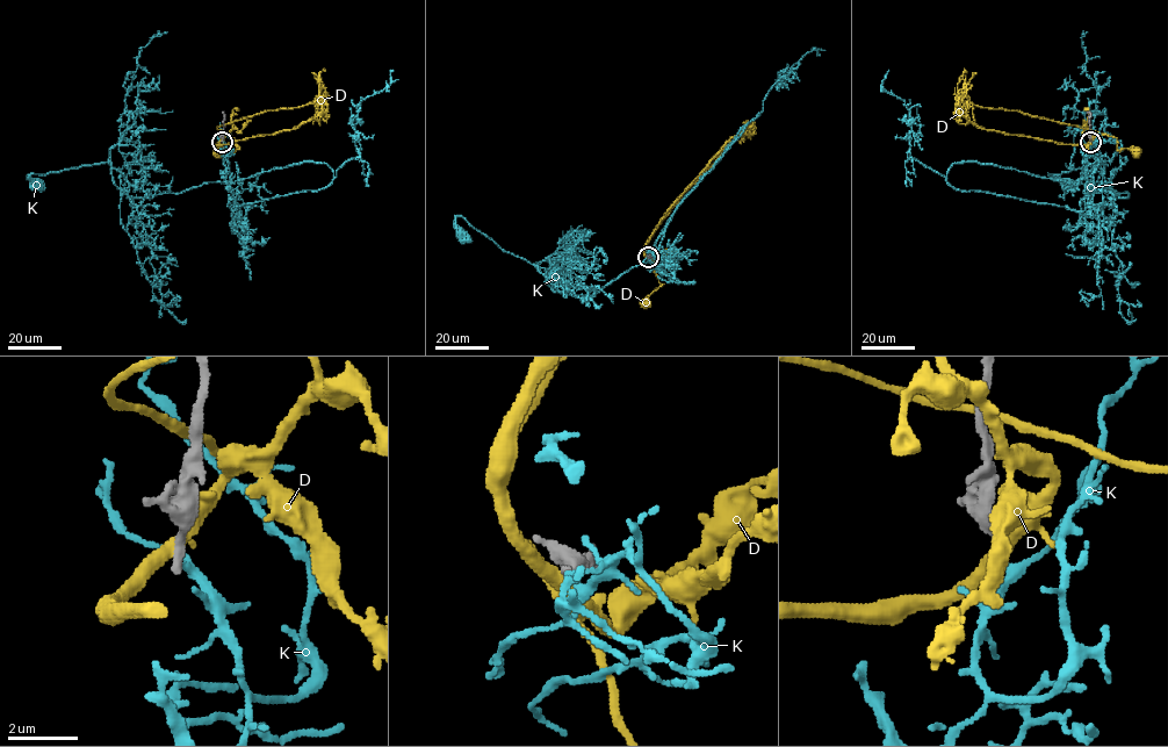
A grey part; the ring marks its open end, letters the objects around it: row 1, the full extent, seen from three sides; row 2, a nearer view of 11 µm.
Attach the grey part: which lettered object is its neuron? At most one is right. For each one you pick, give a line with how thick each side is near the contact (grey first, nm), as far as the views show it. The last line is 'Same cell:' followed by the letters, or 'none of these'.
Same cell: none of these

